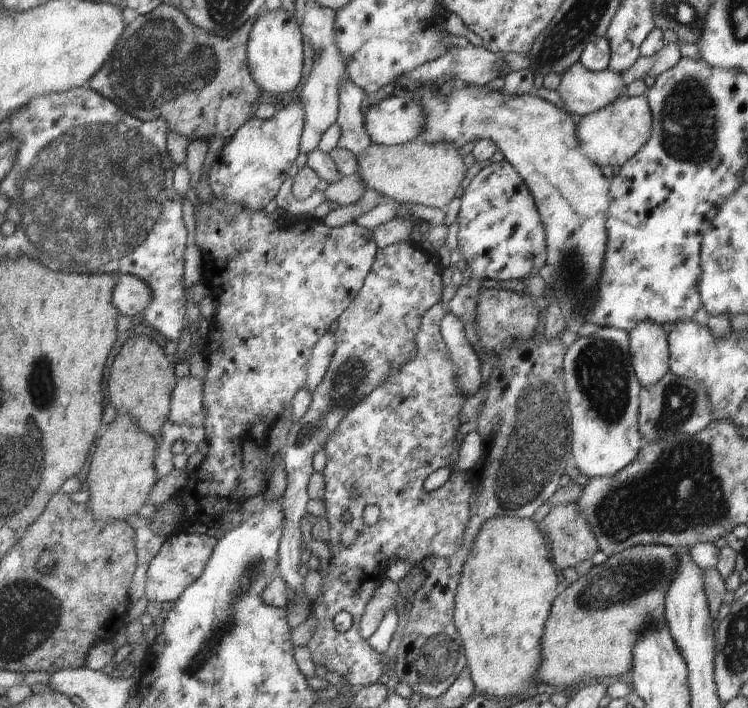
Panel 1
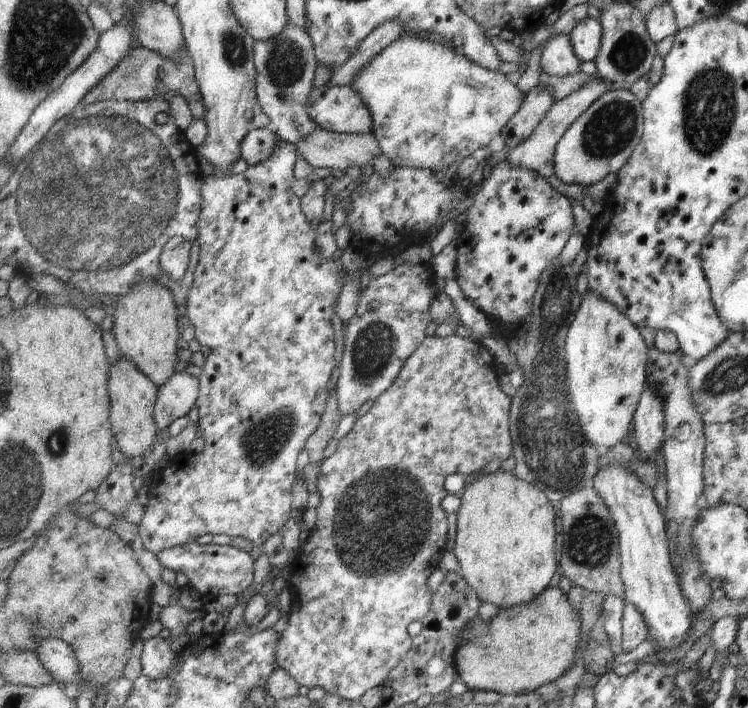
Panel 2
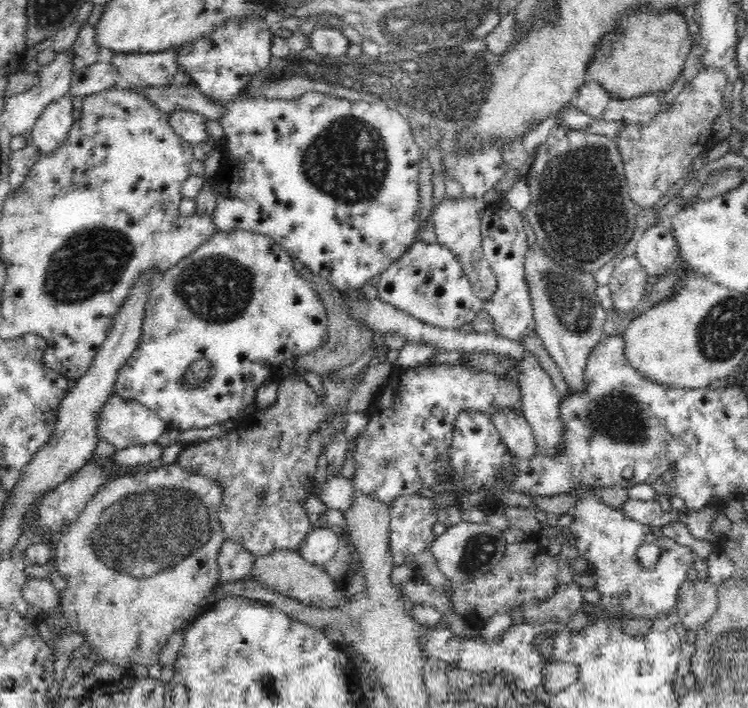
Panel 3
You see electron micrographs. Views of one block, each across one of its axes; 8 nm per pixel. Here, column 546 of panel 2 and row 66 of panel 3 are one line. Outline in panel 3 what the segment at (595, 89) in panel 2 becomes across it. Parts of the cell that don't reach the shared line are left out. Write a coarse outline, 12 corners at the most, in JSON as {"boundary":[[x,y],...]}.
{"boundary":[[175,49],[113,55],[122,83],[170,86]]}

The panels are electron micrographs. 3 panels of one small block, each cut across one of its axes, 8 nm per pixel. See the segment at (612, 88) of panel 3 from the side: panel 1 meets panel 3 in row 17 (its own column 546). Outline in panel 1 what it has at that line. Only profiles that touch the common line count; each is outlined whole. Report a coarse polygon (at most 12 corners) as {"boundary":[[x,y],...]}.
{"boundary":[[675,550],[610,555],[553,604],[537,682],[621,676]]}

